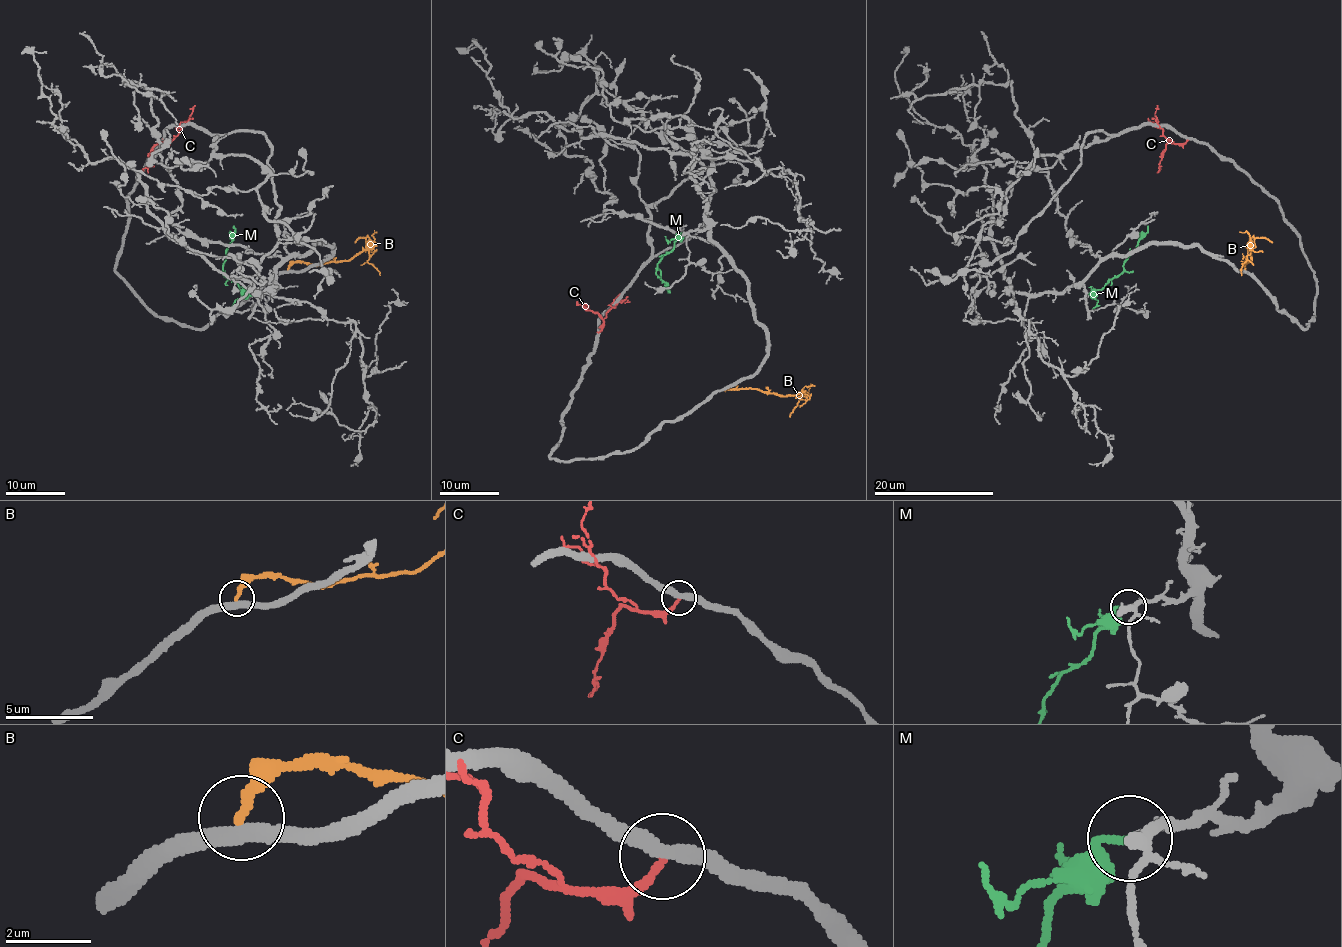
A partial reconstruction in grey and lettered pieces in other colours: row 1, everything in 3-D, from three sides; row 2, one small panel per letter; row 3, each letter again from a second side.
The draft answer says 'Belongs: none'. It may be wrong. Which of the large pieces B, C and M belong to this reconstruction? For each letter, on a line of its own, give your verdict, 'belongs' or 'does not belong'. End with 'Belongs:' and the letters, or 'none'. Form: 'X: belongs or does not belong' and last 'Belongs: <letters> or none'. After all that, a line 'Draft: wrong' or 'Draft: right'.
B: does not belong
C: does not belong
M: belongs
Belongs: M
Draft: wrong

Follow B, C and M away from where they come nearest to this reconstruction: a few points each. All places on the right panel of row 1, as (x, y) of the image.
B: (1245, 269), (1243, 264), (1251, 260), (1252, 237), (1266, 237), (1272, 242)
C: (1188, 138), (1183, 143), (1173, 143), (1162, 134), (1155, 115), (1158, 106)
M: (1088, 296), (1123, 270), (1123, 261), (1147, 231), (1147, 225)

